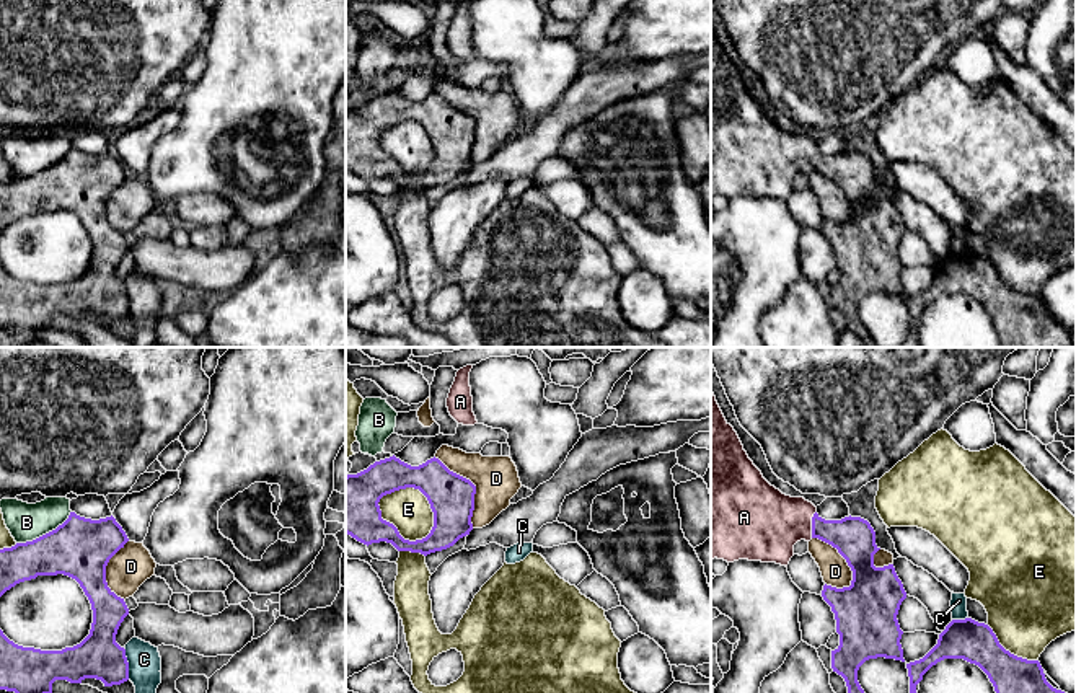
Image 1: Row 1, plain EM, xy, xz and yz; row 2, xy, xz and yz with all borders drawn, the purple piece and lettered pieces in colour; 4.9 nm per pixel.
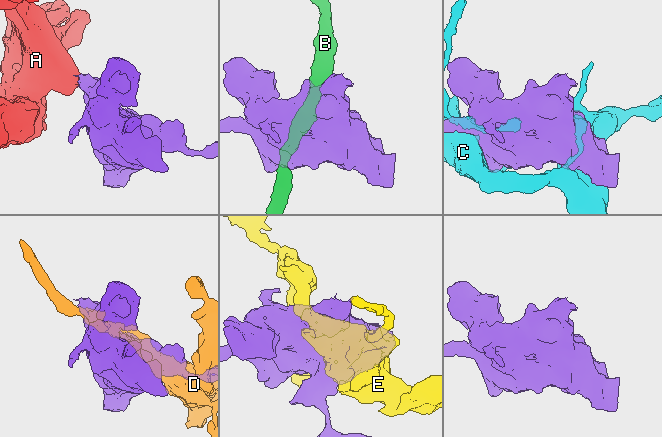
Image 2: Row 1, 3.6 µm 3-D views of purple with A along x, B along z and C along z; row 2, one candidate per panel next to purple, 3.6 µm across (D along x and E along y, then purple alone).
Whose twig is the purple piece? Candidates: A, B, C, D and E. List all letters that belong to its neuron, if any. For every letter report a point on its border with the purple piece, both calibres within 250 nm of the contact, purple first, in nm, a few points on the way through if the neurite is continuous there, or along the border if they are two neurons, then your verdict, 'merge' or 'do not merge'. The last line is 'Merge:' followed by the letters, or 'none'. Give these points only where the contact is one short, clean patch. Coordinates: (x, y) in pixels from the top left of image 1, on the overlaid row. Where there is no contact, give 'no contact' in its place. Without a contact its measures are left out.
A: yz (812, 524) | 200/360 nm | across yz (853, 537), (824, 530), (812, 524), (762, 524) | merge
B: xy (46, 534) | 300/190 nm | along xy (70, 511), (54, 529), (17, 543) | do not merge
C: xy (127, 664) | 220/160 nm | do not merge
D: yz (842, 555) | 260/140 nm | do not merge
E: xz (400, 535) | 240/220 nm | do not merge
Merge: A

